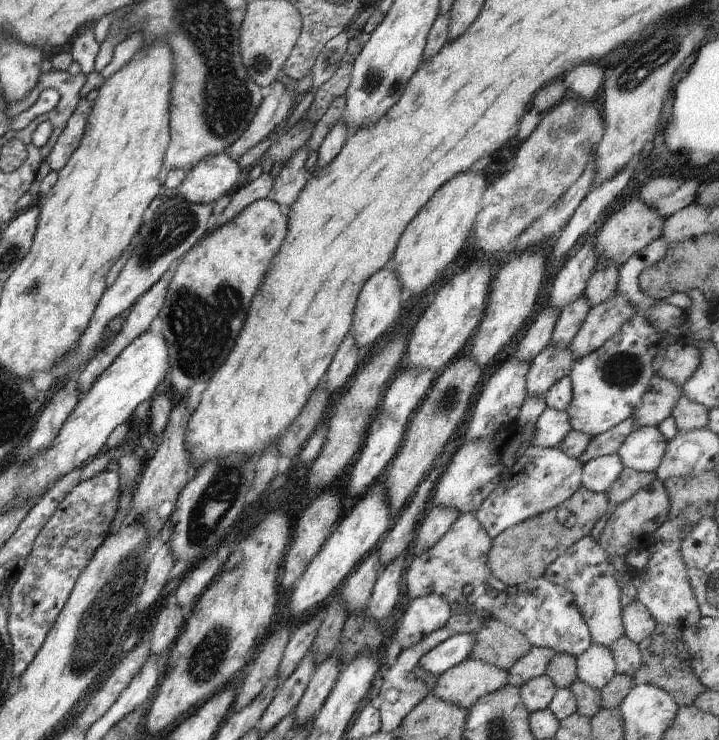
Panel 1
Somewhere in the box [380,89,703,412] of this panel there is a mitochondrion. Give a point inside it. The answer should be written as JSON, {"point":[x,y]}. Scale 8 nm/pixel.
{"point":[621,371]}

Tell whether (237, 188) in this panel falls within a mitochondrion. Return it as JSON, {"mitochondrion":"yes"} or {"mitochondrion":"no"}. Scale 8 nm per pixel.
{"mitochondrion":"no"}

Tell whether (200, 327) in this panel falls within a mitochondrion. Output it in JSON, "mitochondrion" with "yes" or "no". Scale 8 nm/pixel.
{"mitochondrion":"yes"}

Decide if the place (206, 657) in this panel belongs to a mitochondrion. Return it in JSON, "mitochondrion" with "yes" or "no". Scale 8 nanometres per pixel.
{"mitochondrion":"yes"}

